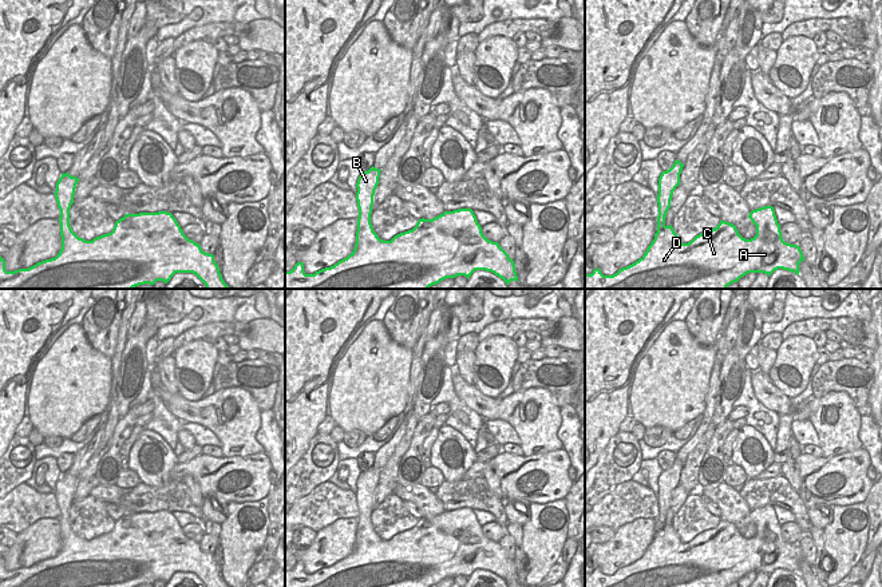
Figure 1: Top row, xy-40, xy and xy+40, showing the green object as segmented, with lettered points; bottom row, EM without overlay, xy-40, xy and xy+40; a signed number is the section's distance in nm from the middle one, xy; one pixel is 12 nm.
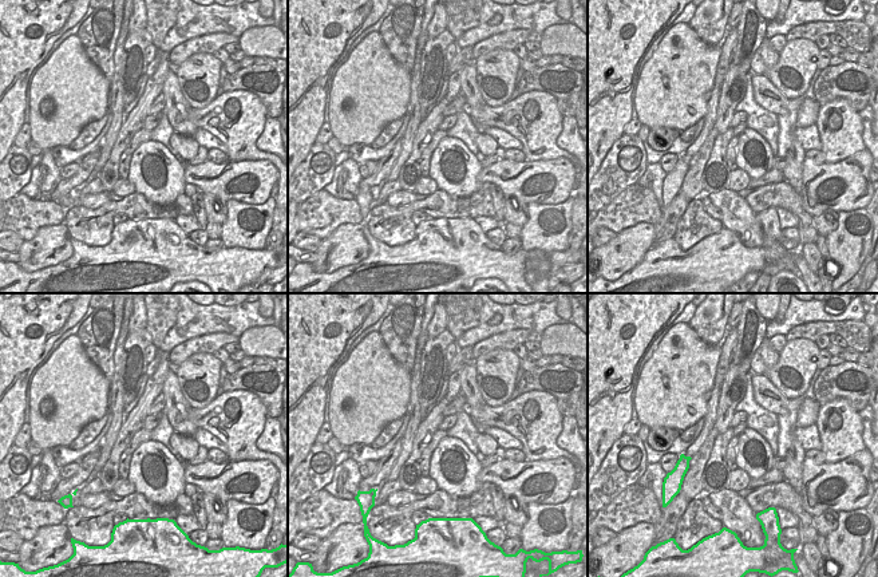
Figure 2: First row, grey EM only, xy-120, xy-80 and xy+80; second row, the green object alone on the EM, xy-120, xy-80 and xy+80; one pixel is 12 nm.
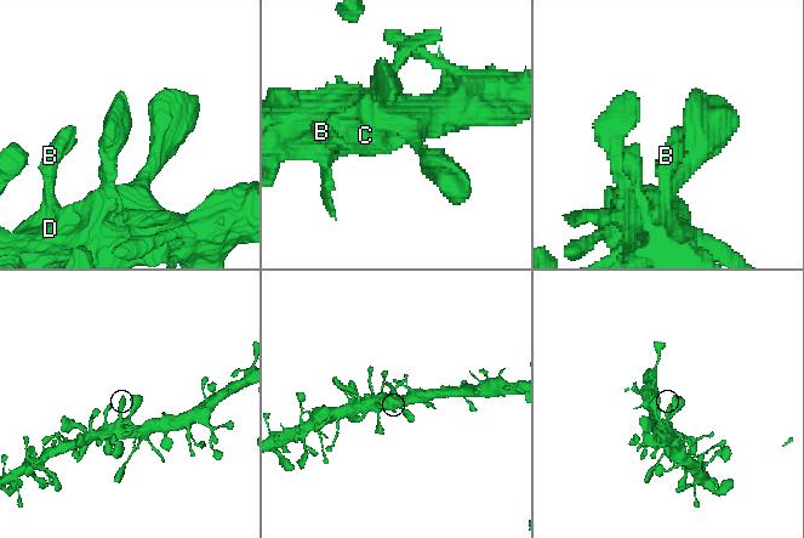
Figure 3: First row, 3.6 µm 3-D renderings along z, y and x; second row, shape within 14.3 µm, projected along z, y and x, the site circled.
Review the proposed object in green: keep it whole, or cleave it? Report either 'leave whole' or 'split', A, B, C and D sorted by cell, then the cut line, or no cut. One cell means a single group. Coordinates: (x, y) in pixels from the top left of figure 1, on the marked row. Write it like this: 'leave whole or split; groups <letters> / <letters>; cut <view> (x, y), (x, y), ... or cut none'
leave whole; groups A B C D; cut none

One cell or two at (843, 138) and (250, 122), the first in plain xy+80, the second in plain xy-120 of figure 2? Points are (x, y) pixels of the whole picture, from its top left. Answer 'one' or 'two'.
one

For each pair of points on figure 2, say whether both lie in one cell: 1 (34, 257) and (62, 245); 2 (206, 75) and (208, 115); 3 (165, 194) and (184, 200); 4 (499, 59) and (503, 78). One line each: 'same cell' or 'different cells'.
1: same cell
2: different cells
3: different cells
4: same cell

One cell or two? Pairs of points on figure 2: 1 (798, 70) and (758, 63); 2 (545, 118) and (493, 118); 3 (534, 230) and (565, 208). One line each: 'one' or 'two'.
1: one
2: one
3: one

